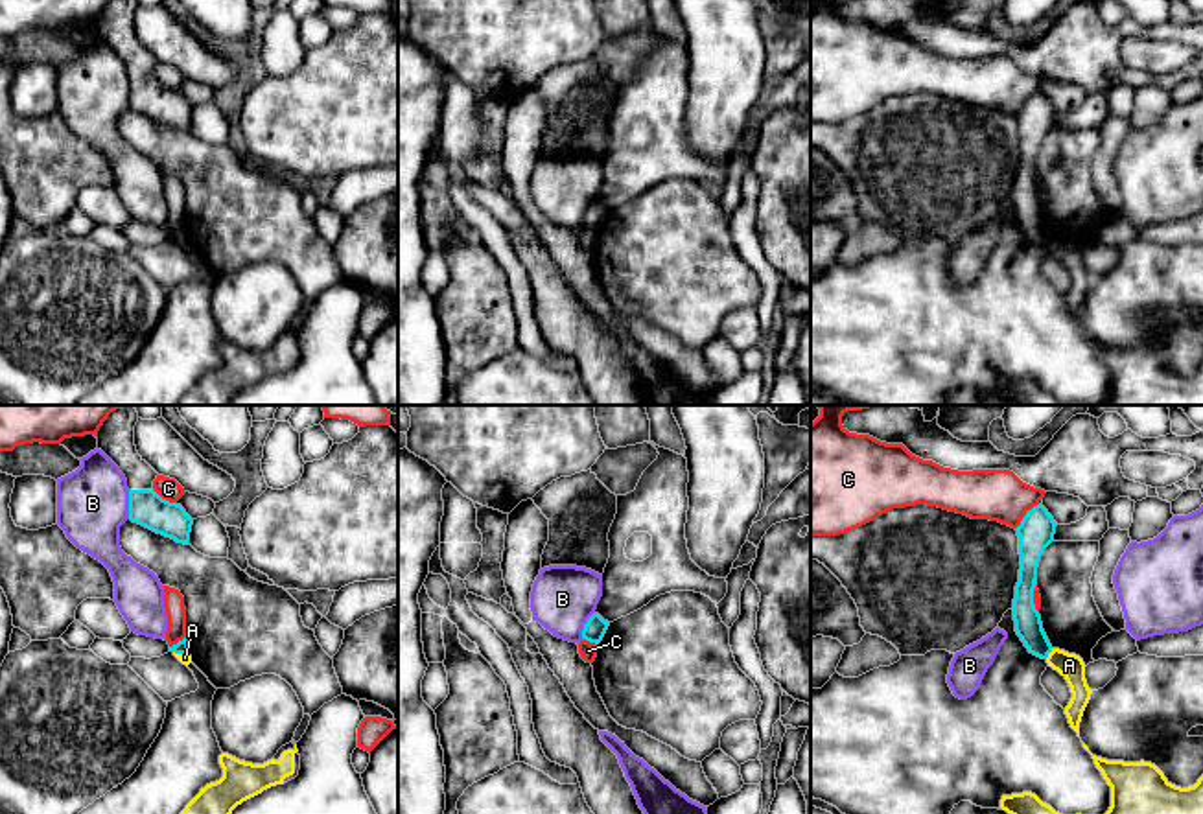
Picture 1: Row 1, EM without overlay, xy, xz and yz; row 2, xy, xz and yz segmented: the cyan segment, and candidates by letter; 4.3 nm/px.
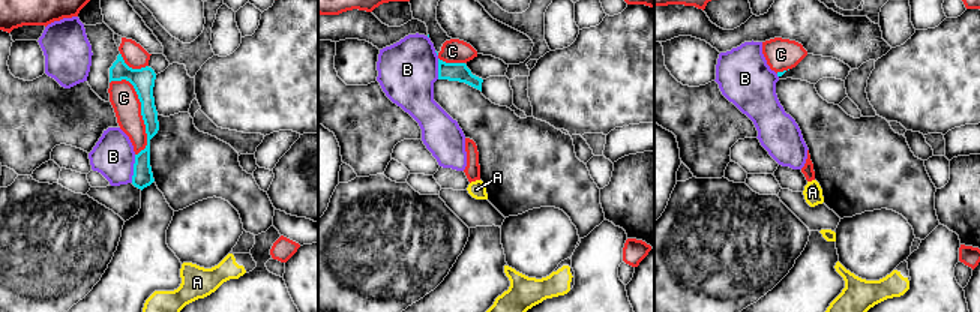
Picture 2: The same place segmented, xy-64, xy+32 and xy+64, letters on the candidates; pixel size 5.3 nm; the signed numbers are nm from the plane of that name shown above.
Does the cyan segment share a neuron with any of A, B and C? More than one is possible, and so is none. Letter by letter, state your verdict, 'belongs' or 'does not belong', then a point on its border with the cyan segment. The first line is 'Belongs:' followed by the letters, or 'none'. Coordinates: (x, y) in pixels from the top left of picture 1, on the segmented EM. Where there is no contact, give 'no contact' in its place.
Belongs: none
A: does not belong | yz (1049, 652)
B: does not belong | xy (129, 505)
C: does not belong | yz (1025, 516)

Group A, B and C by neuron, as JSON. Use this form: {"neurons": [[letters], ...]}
{"neurons": [["A"], ["B"], ["C"]]}

